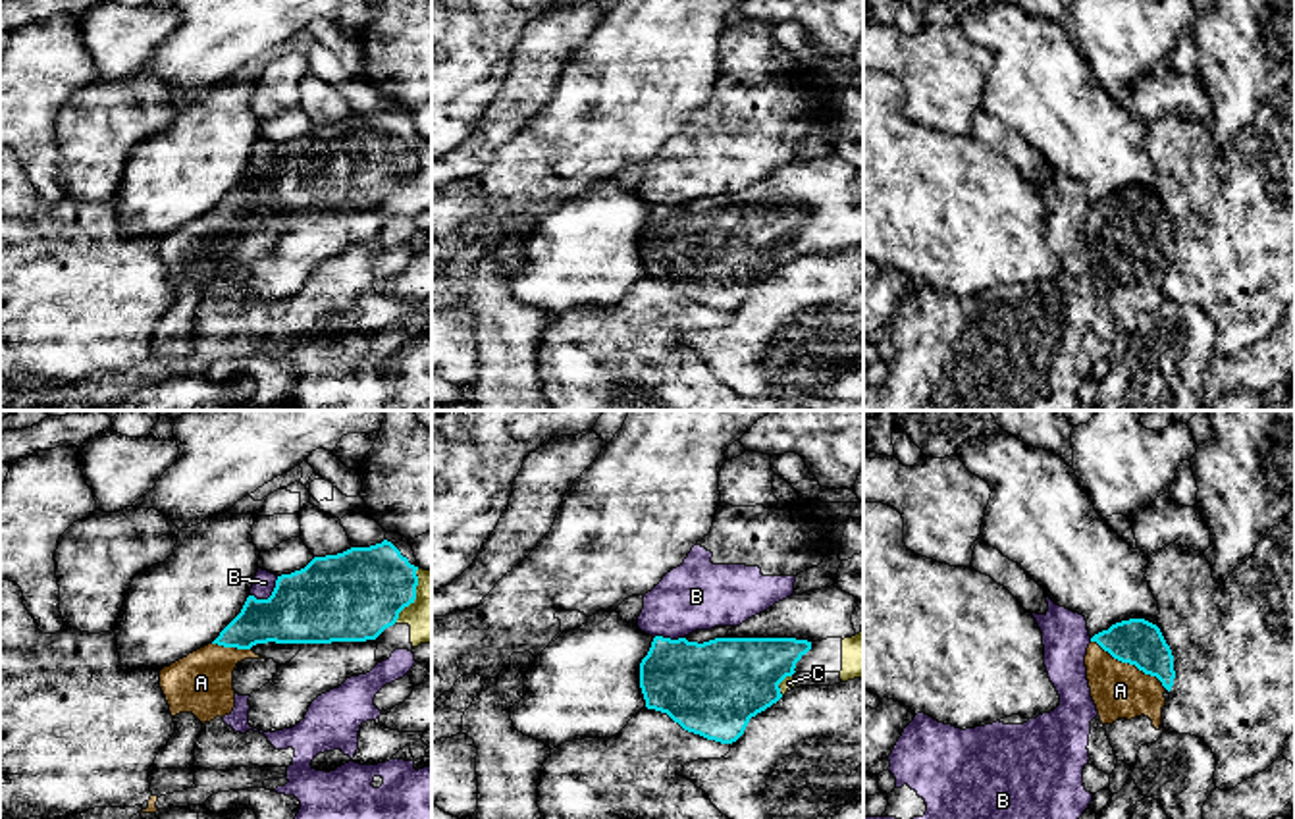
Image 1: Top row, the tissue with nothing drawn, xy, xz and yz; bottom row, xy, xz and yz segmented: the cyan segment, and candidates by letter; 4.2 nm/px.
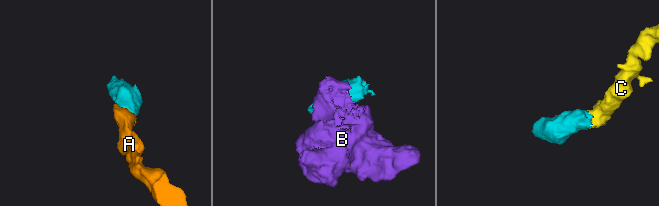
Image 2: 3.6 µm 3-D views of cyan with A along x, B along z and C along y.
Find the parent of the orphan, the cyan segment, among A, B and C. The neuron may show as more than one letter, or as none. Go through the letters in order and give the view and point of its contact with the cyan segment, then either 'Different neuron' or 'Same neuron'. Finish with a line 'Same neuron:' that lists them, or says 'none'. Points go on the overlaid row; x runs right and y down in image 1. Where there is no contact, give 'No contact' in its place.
A: Touches cyan at yz (1130, 663). Same neuron
B: Touches cyan at xy (270, 596). Different neuron
C: Touches cyan at xy (415, 596). Same neuron
Same neuron: A, C

